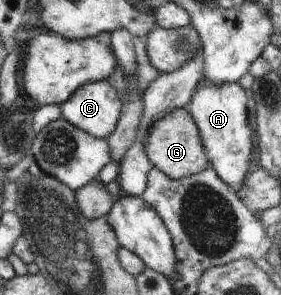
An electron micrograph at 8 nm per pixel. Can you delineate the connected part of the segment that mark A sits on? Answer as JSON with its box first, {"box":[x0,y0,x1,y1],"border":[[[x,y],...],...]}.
{"box":[183,77,252,192],"border":[[[200,77],[196,82],[190,102],[183,106],[190,114],[200,135],[204,148],[204,156],[216,176],[234,192],[244,184],[248,176],[248,166],[252,159],[252,132],[248,128],[246,116],[246,96],[238,82],[228,82],[220,86],[212,86],[202,82]]]}

